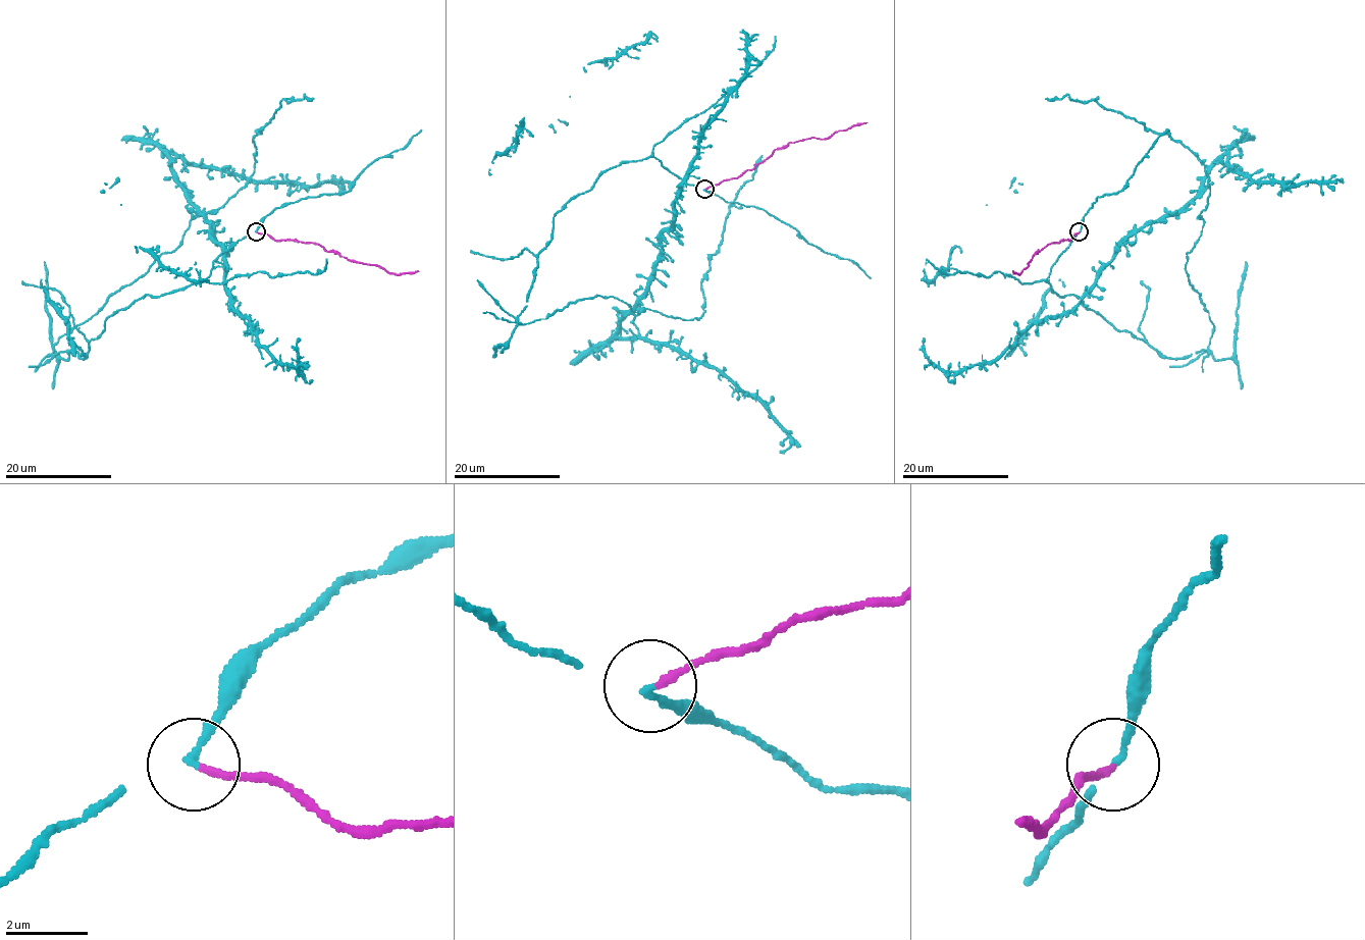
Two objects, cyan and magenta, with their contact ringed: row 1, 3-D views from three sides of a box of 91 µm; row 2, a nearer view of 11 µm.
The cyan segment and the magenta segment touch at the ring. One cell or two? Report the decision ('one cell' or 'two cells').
two cells

